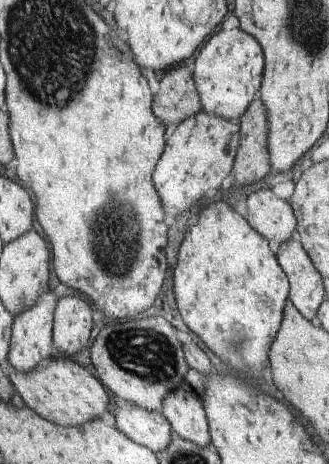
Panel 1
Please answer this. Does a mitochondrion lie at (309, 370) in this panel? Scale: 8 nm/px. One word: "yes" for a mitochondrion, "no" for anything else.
no

